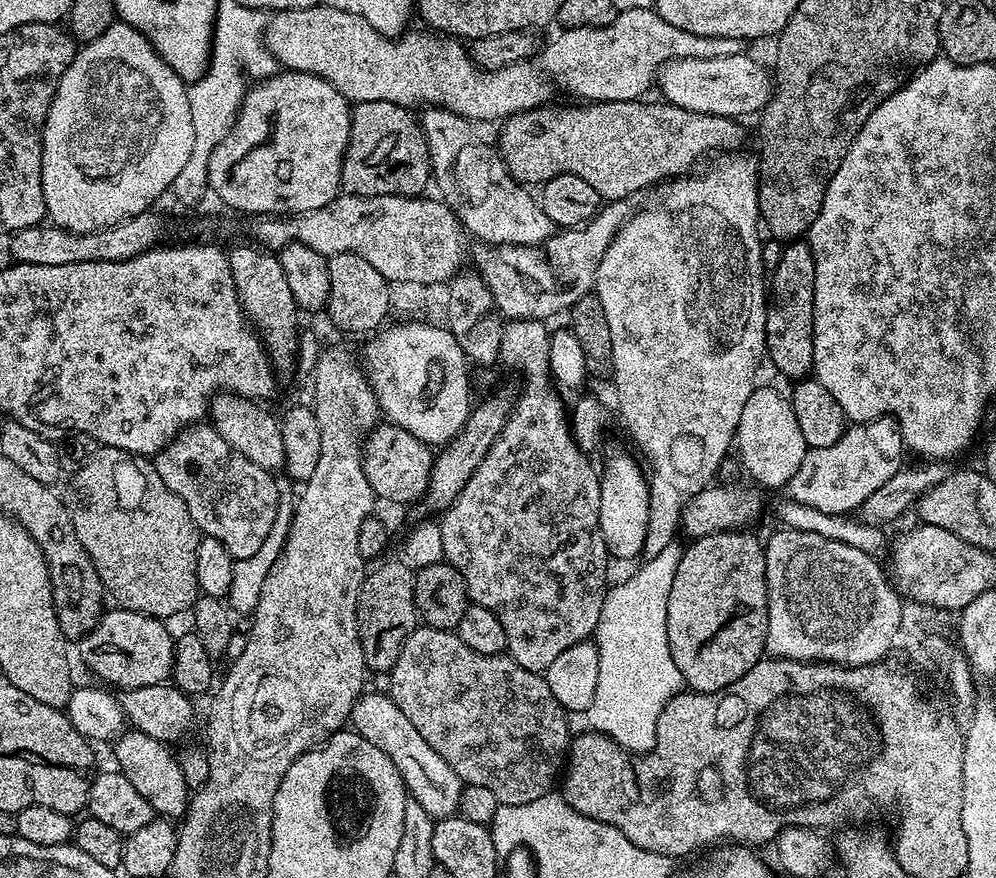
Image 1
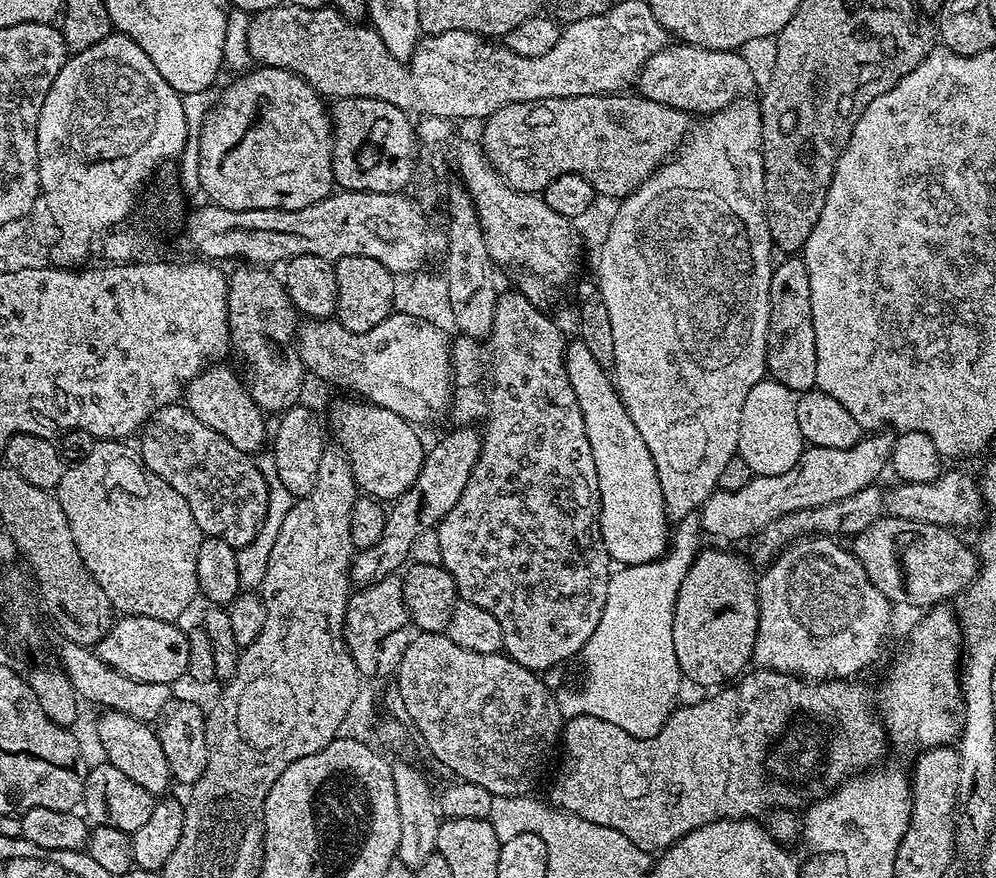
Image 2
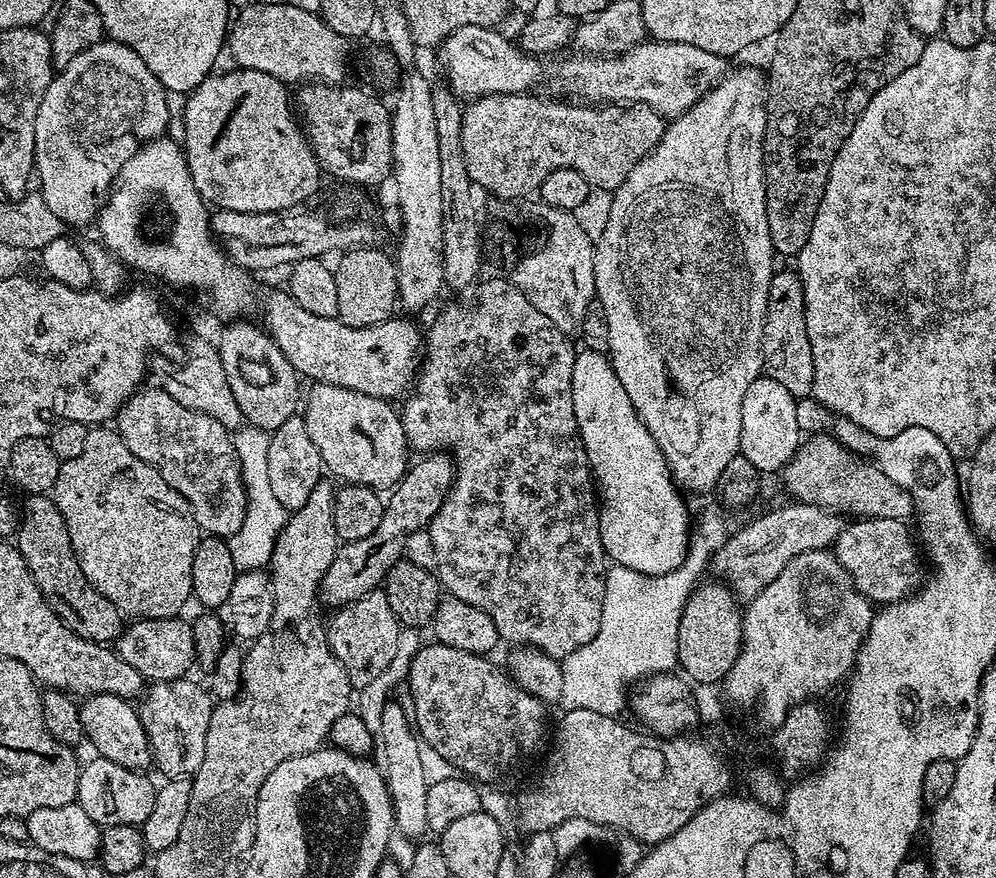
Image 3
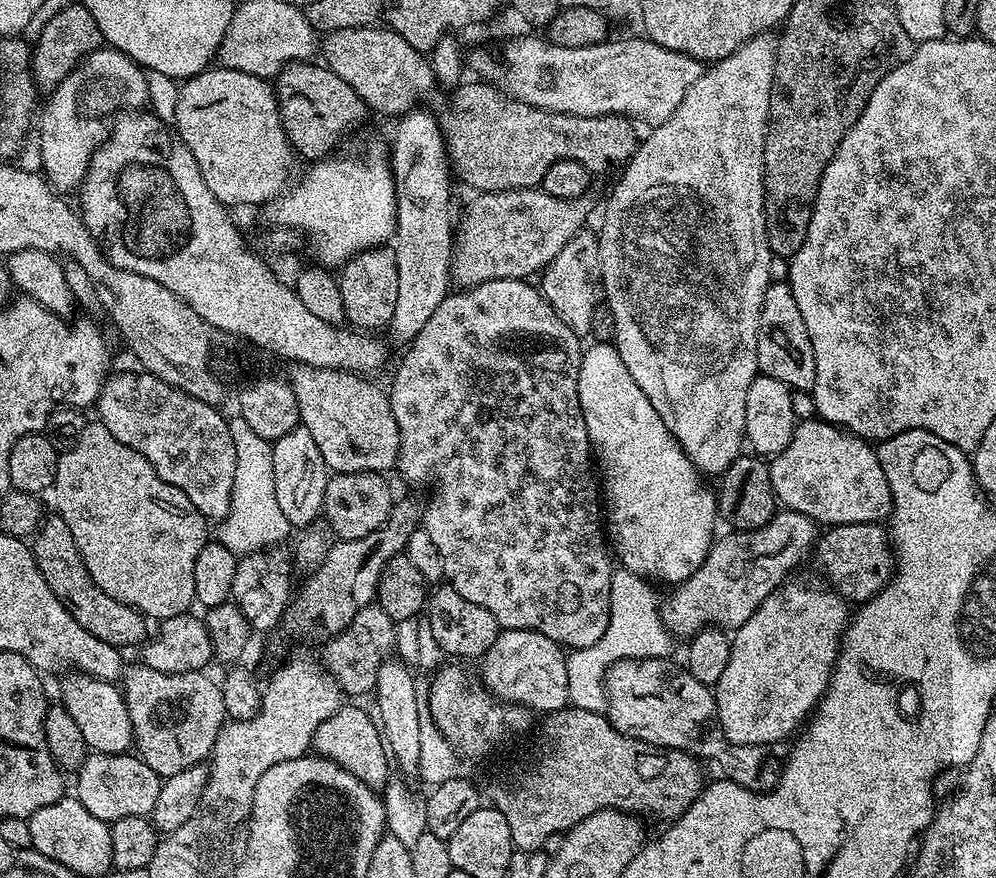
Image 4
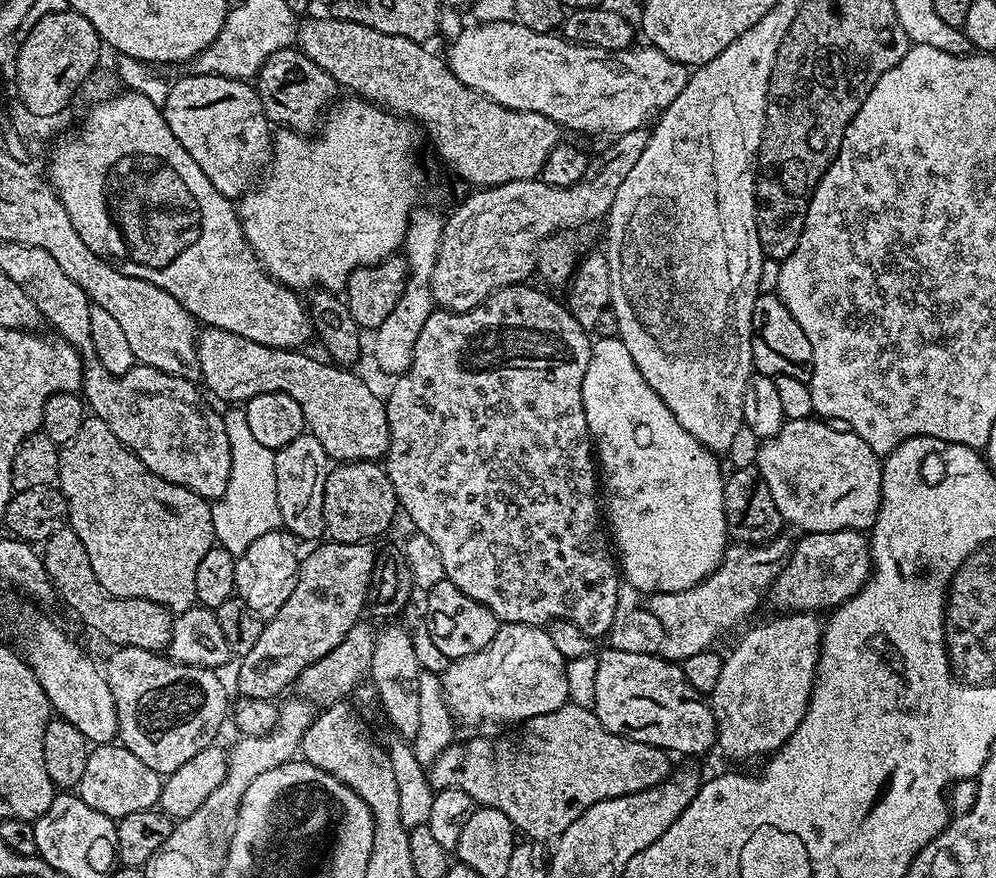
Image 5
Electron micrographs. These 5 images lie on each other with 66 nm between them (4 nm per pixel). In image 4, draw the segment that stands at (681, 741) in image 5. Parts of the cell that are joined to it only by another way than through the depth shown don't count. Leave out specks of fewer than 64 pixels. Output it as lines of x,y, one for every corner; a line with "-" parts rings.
667,657
654,659
622,659
611,665
605,676
605,692
607,694
606,715
608,720
620,733
638,738
665,750
678,749
690,751
700,758
710,758
720,766
719,772
725,779
752,792
773,791
780,781
783,766
787,763
791,745
779,740
764,744
731,744
723,735
714,733
703,738
702,734
710,720
715,717
715,695
711,687
701,684
683,666
678,666

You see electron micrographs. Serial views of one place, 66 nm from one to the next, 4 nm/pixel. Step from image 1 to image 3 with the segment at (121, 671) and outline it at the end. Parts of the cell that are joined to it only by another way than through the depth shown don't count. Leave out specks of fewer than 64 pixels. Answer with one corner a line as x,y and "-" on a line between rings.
184,618
171,620
136,620
123,629
118,640
115,641
114,650
122,658
122,662
130,662
138,674
142,674
145,681
157,682
178,680
189,675
191,668
196,664
196,646
191,623

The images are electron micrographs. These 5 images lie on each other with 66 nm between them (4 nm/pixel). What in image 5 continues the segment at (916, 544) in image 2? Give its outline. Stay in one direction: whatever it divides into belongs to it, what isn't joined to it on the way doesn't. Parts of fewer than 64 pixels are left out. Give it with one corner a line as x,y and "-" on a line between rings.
834,530
833,532
805,532
799,537
801,540
791,545
791,555
780,568
780,572
773,581
770,589
770,600
776,610
788,612
823,613
823,608
835,610
839,604
845,604
868,581
872,572
872,552
868,548
869,537
864,532
854,530

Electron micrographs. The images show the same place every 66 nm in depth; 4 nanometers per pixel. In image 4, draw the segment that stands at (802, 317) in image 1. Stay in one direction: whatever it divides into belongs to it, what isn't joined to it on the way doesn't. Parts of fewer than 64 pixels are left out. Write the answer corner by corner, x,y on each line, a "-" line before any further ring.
788,283
769,284
762,298
762,310
756,327
756,366
763,375
776,378
788,389
811,393
816,381
814,346
802,322
802,313
794,302
794,294

